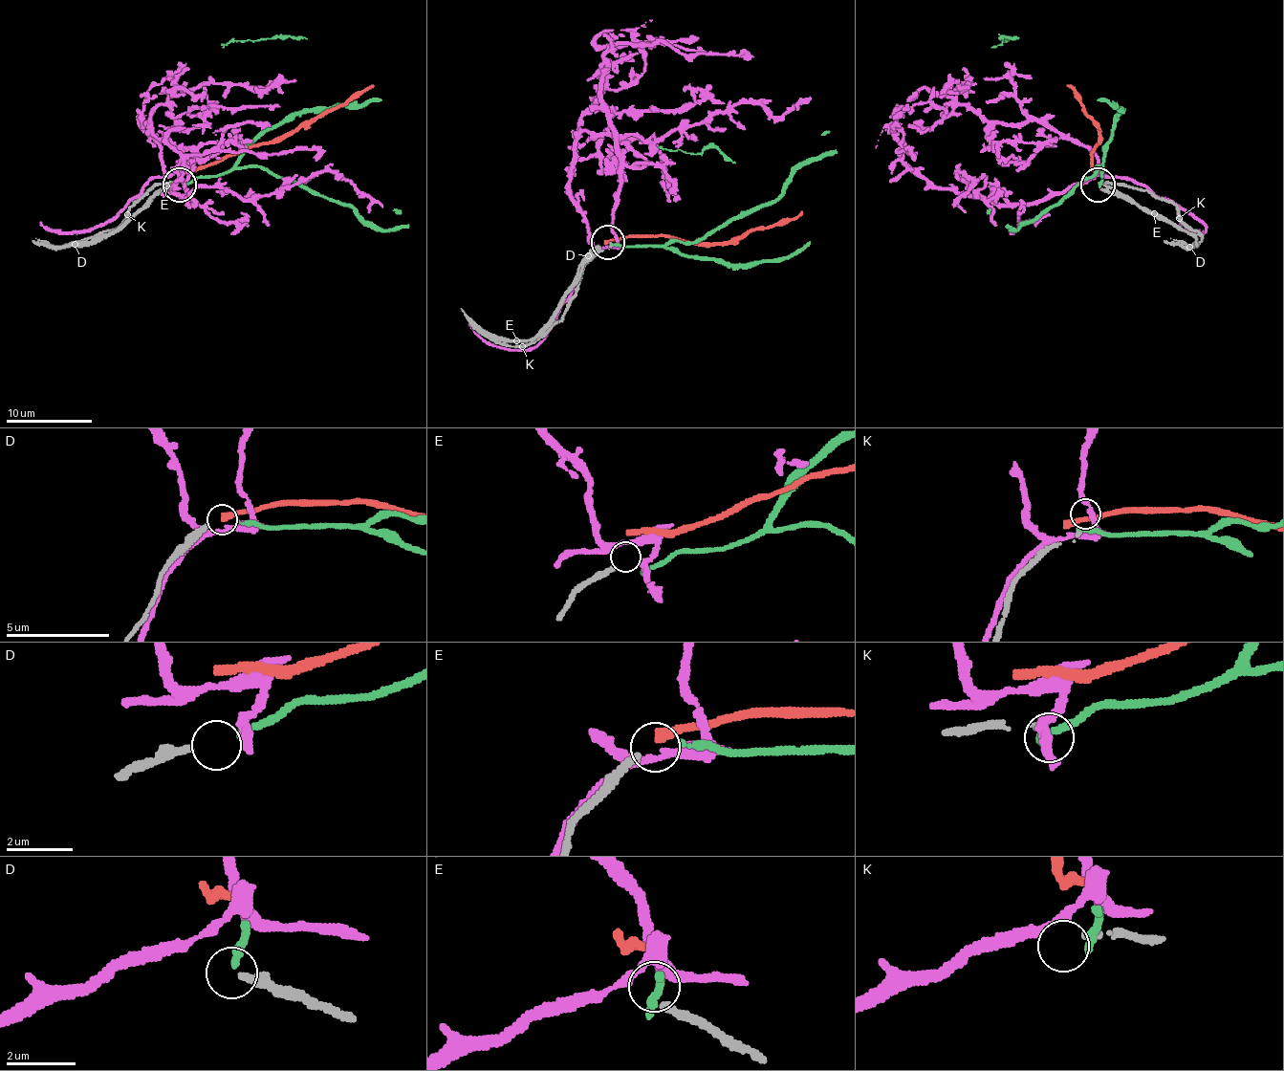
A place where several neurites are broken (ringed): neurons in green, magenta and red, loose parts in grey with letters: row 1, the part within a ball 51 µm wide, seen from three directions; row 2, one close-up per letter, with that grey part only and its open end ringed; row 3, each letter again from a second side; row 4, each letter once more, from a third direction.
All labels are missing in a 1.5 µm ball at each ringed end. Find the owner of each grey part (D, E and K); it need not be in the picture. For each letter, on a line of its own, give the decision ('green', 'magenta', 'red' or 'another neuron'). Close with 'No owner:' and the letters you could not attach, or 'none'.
D: another neuron
E: another neuron
K: another neuron
No owner: D, E, K

